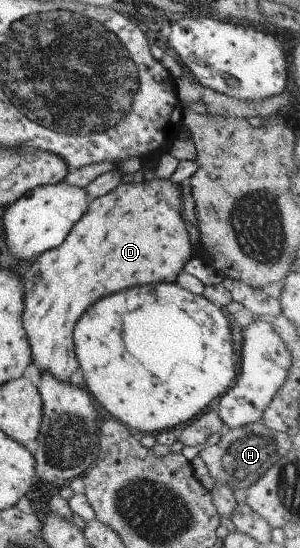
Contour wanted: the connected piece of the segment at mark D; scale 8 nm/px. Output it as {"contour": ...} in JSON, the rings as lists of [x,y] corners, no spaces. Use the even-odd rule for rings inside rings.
{"contour":[[[152,175],[139,183],[119,183],[107,194],[88,201],[83,216],[64,236],[63,242],[55,248],[42,252],[23,272],[25,286],[25,308],[23,328],[30,346],[32,362],[40,374],[50,372],[57,380],[68,381],[71,372],[78,367],[74,353],[72,330],[79,314],[93,304],[97,298],[115,294],[119,290],[153,284],[153,282],[173,283],[184,264],[191,258],[192,245],[182,211],[182,196],[179,186],[169,179],[159,179]]]}

